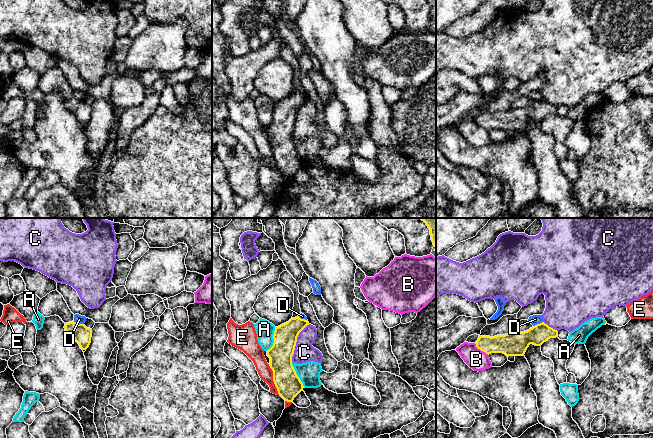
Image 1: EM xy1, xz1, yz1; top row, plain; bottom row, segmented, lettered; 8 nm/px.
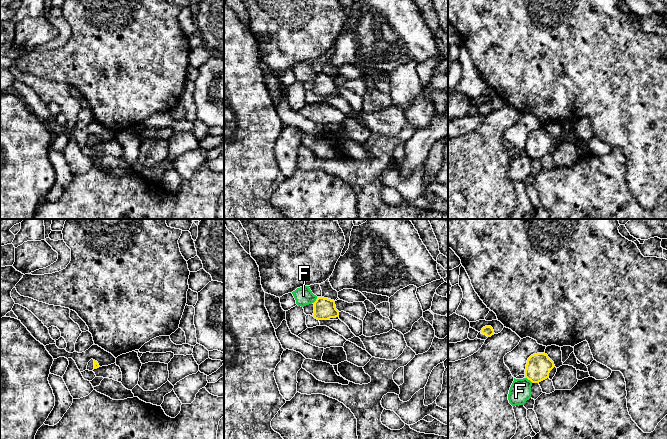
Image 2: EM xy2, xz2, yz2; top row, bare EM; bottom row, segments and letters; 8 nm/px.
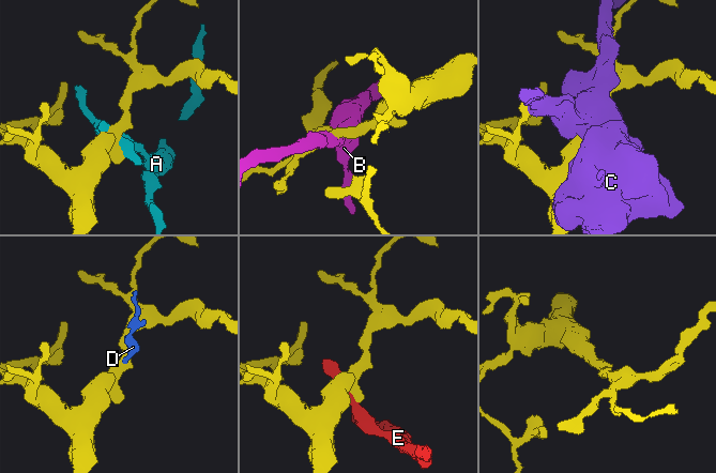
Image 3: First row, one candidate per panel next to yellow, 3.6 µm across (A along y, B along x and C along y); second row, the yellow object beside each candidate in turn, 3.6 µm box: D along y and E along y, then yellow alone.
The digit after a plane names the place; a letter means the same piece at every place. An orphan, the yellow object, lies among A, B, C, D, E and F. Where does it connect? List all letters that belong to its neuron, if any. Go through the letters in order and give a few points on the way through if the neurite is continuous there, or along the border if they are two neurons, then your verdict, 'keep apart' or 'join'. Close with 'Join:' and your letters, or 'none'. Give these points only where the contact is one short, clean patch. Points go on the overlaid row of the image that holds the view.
A: keep apart
B: border along yz1 (474, 343), (488, 355); keep apart
C: keep apart
D: border along xy1 (73, 321), (83, 324); keep apart
E: keep apart
F: border along yz2 (525, 377), (532, 382); keep apart
Join: none

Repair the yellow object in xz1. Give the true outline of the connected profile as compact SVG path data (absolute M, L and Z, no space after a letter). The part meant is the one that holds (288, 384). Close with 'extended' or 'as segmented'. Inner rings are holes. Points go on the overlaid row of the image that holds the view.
M297 316L275 327L273 346L267 350L274 384L278 394L287 402L293 402L294 398L304 388L292 365L292 356L297 337L307 325L309 325L308 320Z; as segmented

